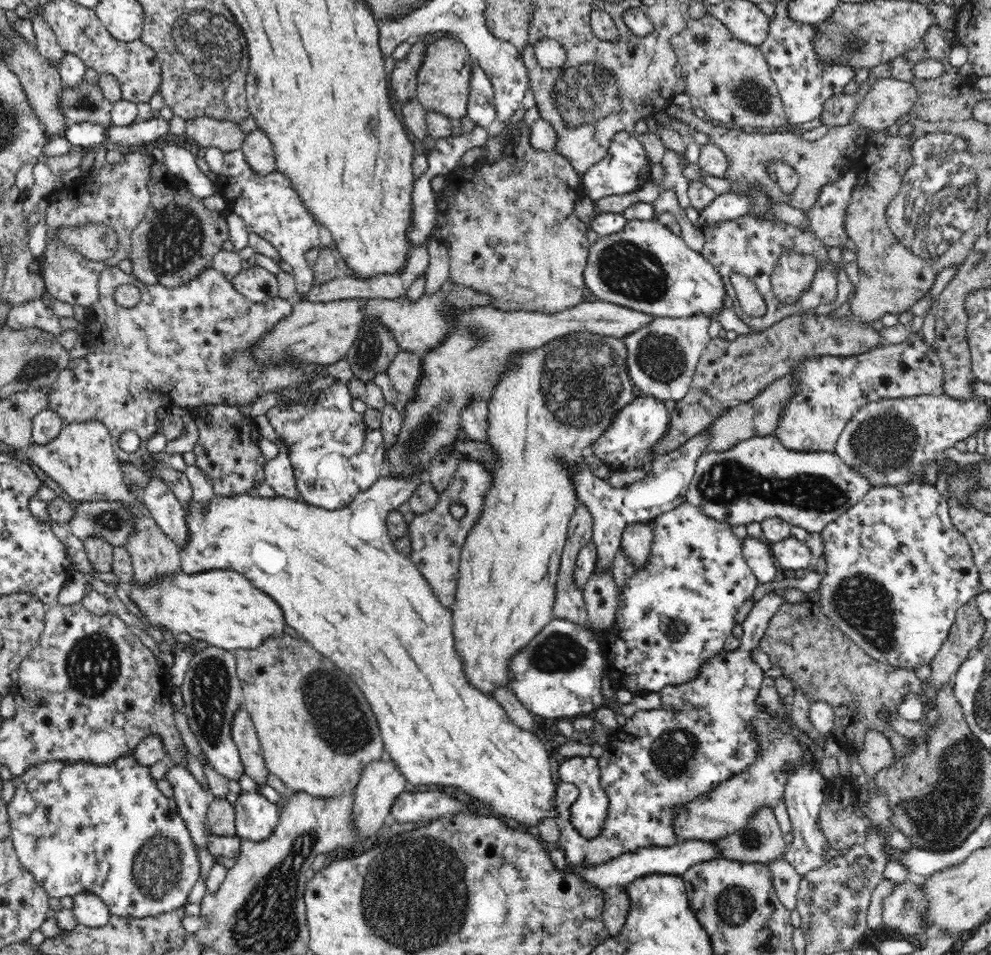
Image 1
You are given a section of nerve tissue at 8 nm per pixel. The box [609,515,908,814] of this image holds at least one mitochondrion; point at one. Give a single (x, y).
(862, 602)

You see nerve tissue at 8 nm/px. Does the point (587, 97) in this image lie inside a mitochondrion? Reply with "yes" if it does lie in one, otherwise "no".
yes

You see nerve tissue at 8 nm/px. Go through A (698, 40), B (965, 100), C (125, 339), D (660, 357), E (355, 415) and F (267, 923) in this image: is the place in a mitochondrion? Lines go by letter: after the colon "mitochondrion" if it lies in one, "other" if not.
A: mitochondrion
B: other
C: other
D: mitochondrion
E: other
F: mitochondrion

